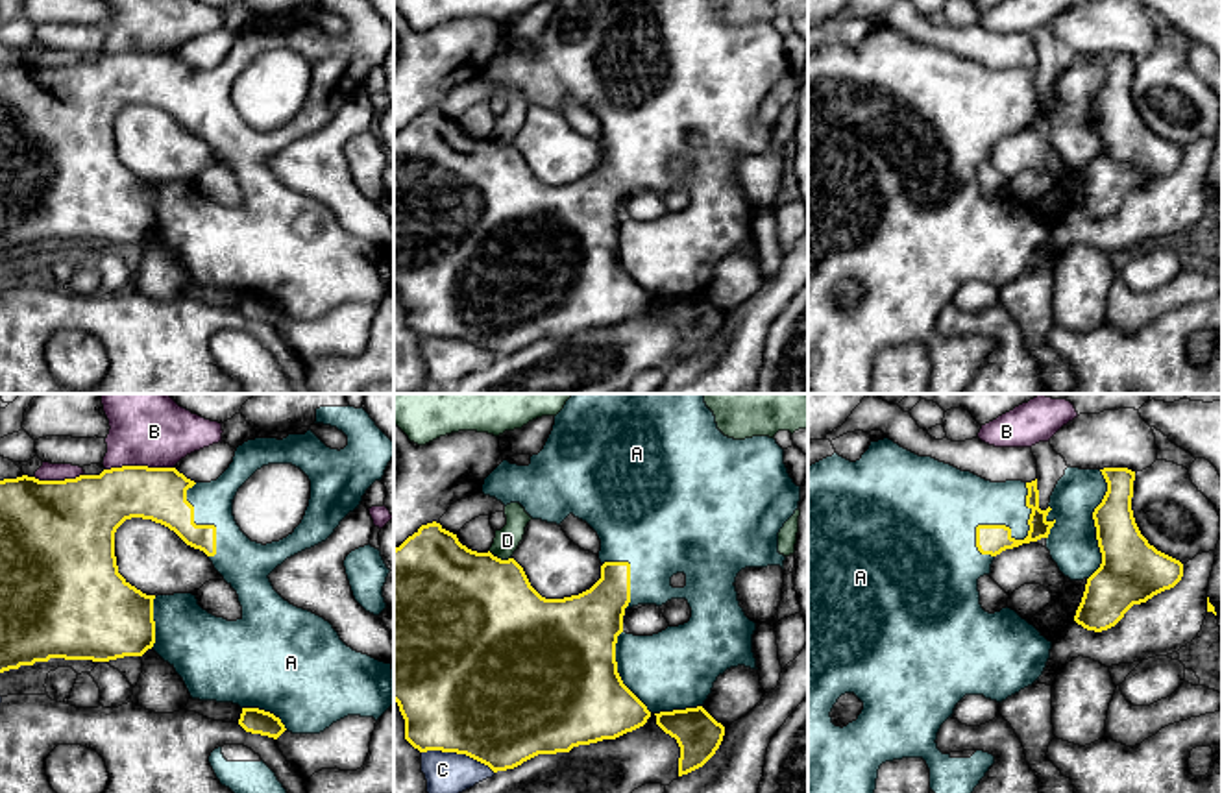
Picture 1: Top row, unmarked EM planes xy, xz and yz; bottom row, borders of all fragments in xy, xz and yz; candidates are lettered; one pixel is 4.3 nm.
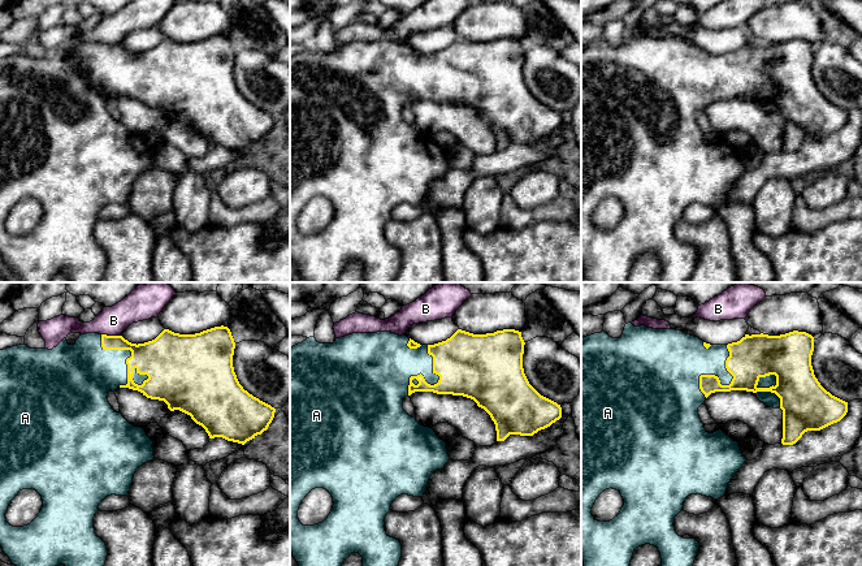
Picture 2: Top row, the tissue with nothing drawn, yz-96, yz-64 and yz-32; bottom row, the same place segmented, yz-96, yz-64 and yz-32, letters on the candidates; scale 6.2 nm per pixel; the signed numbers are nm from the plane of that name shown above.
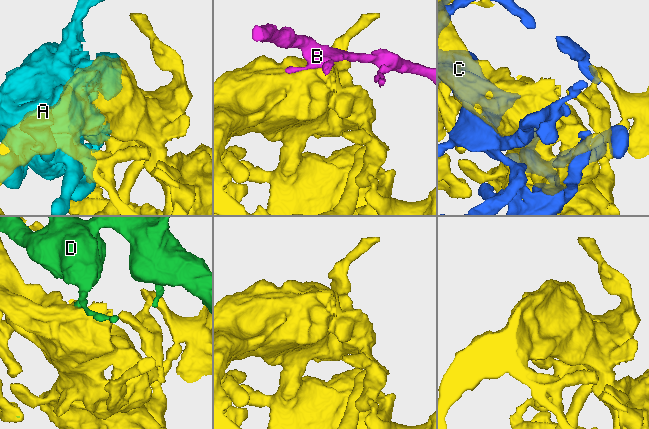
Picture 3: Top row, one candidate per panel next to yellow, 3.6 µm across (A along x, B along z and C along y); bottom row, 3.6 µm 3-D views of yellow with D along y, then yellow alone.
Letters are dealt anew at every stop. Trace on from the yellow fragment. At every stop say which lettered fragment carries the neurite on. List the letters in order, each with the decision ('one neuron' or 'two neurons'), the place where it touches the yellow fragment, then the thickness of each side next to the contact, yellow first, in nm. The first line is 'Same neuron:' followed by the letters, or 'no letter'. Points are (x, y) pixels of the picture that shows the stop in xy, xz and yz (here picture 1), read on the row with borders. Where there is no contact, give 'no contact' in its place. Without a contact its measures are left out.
Same neuron: A
A: one neuron | yz (1010, 535) | 130/240 nm
B: two neurons | xy (139, 466) | 280/320 nm
C: two neurons | xz (459, 753) | 500/180 nm
D: two neurons | xz (500, 559) | 500/110 nm

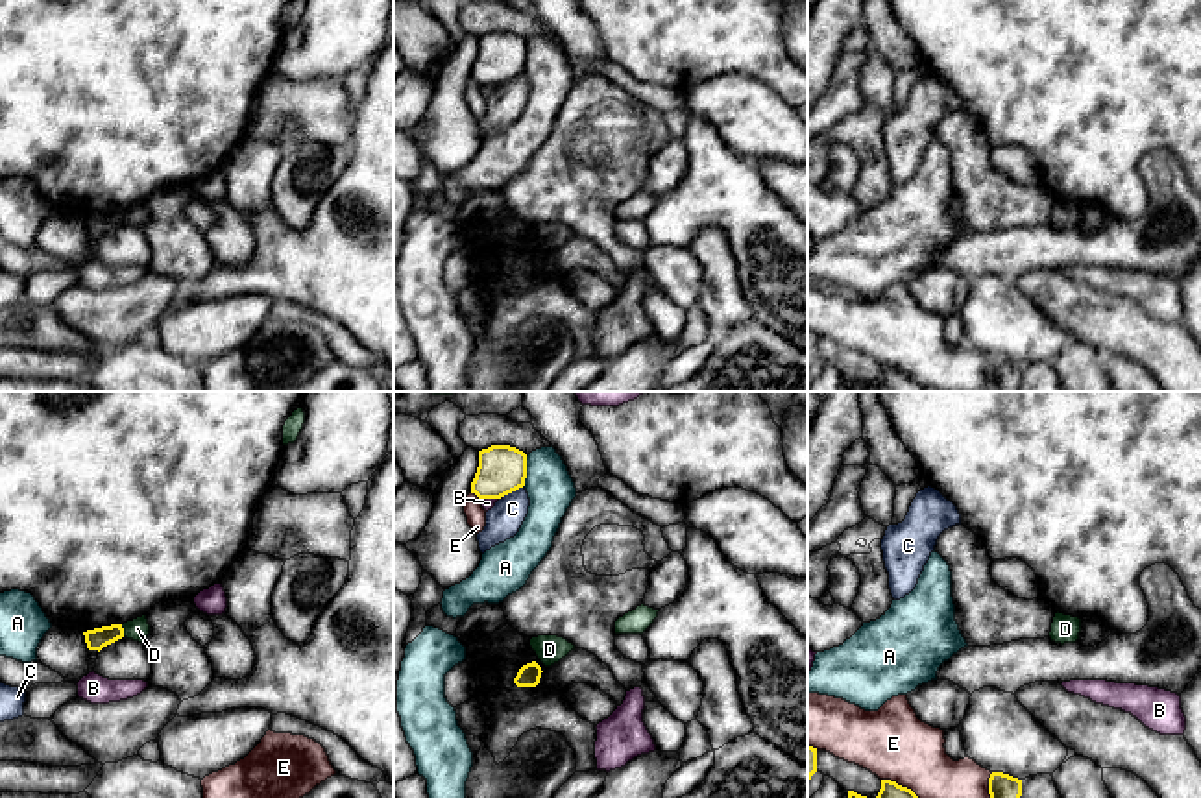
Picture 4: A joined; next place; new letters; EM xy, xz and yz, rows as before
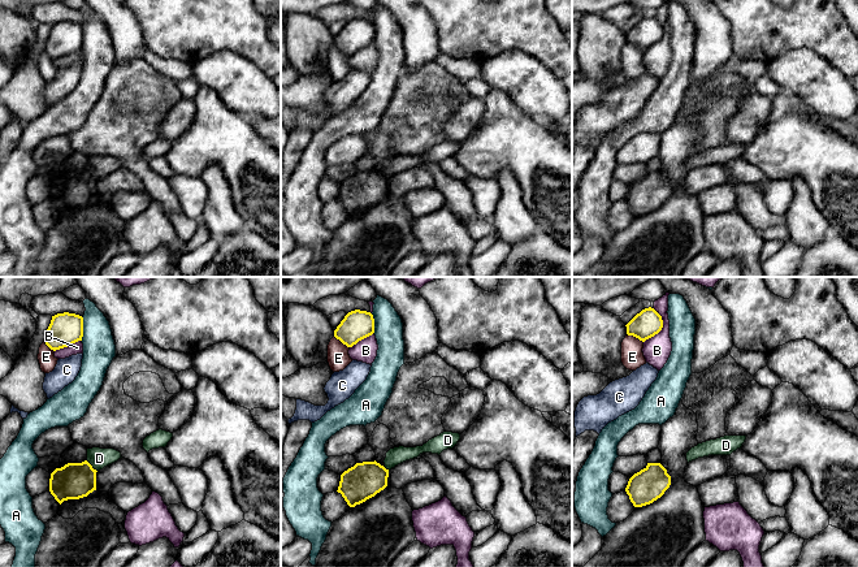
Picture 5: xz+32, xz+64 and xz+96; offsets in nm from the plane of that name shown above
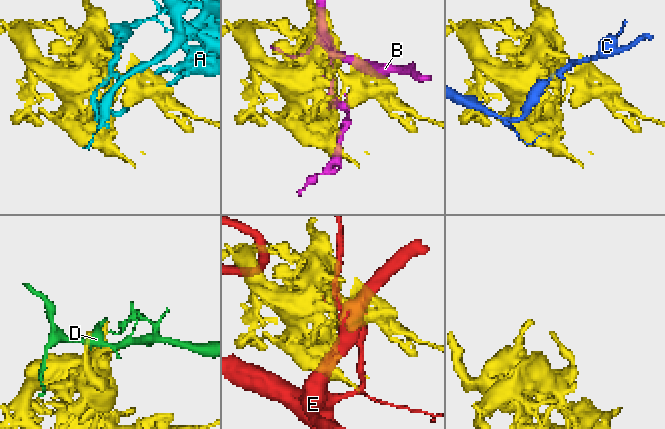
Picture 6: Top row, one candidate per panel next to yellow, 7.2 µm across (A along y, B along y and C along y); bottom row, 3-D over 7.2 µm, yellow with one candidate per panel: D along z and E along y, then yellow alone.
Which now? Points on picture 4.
Same neuron: no letter
A: two neurons | xz (525, 471) | 220/200 nm
B: two neurons | xz (492, 497) | 220/50 nm
C: two neurons | xz (512, 490) | 220/160 nm
D: two neurons | xy (122, 630) | 90/90 nm
E: two neurons | xz (477, 495) | 220/90 nm

